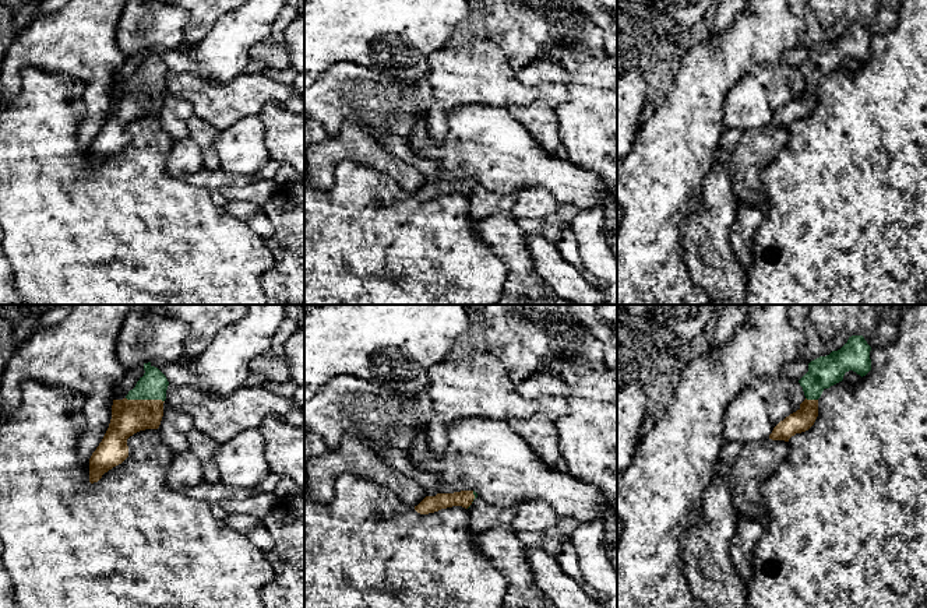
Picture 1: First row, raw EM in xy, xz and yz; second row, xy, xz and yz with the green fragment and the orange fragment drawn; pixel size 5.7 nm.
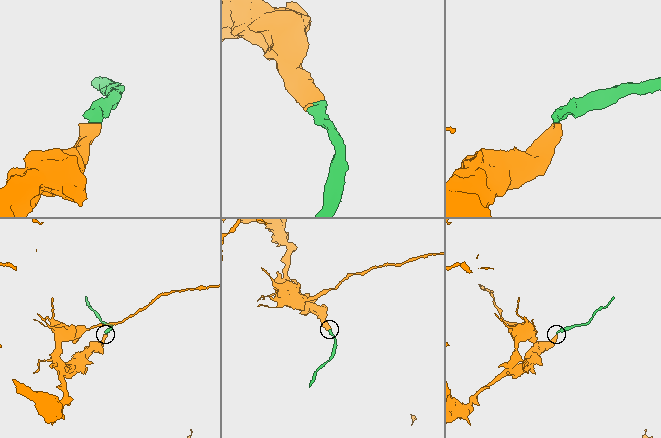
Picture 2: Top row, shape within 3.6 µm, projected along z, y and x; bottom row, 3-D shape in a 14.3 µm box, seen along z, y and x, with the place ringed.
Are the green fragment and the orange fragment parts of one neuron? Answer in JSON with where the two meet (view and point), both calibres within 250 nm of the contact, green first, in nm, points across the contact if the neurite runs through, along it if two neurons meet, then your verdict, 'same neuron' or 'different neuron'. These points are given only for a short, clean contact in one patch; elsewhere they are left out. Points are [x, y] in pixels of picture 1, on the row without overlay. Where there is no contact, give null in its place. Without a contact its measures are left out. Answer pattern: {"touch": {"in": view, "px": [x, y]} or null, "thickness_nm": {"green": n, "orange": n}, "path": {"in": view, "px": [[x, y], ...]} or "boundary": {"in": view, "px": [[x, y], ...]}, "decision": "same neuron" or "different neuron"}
{"touch": {"in": "xy", "px": [145, 85]}, "thickness_nm": {"green": 160, "orange": 200}, "decision": "same neuron"}

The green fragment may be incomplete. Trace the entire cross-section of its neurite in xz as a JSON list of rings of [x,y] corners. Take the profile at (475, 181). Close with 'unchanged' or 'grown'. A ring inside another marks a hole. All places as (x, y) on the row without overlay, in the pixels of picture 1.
[[[475,178],[437,180],[436,183],[426,183],[417,193],[415,193],[415,197],[420,201],[429,201],[452,193],[469,196],[476,184],[477,180]]]; grown

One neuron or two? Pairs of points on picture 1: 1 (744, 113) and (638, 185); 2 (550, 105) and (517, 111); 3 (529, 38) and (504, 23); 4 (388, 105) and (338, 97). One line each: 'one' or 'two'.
1: two
2: one
3: one
4: one

